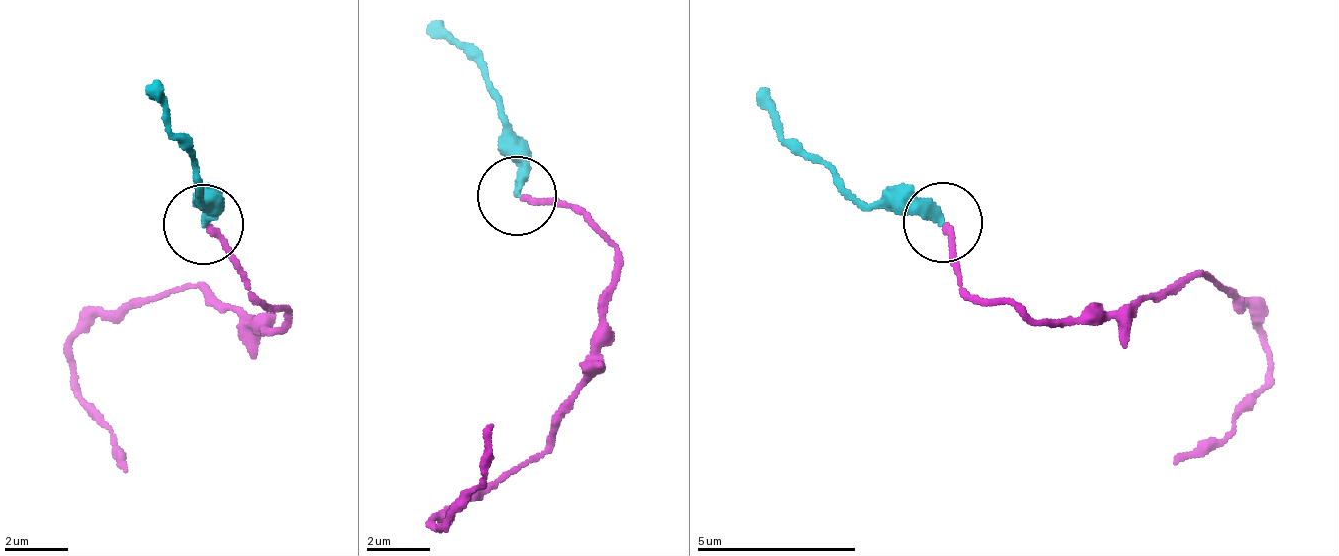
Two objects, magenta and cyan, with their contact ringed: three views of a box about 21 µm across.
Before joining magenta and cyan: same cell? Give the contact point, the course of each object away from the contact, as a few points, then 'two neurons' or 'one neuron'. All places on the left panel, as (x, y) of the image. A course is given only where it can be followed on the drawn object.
at (203, 224); magenta runs (209, 226), (254, 299), (283, 308), (276, 334), (197, 284), (105, 309), (69, 342), (69, 390), (128, 474); cyan runs (201, 226), (209, 207), (192, 149), (149, 83); one neuron

